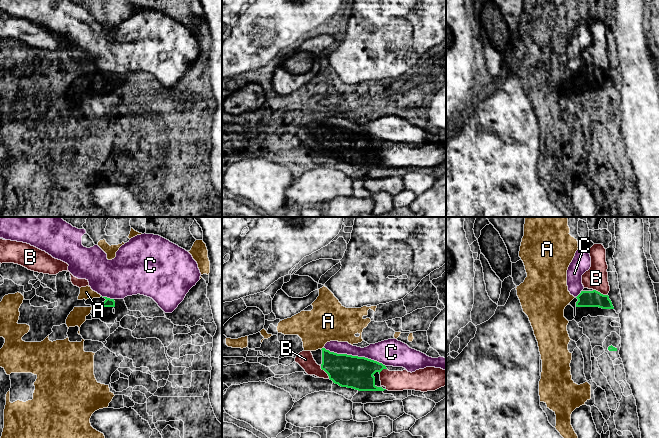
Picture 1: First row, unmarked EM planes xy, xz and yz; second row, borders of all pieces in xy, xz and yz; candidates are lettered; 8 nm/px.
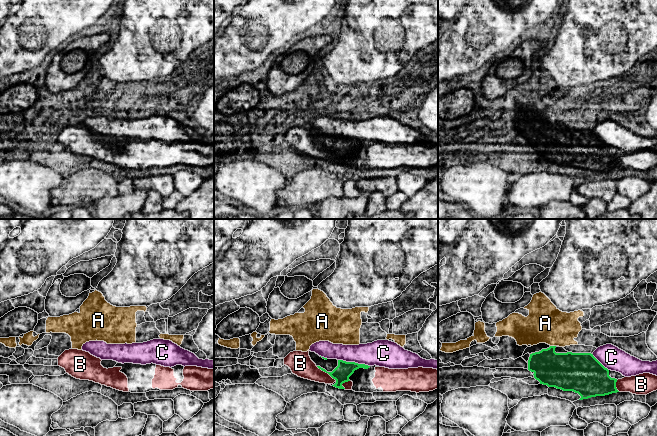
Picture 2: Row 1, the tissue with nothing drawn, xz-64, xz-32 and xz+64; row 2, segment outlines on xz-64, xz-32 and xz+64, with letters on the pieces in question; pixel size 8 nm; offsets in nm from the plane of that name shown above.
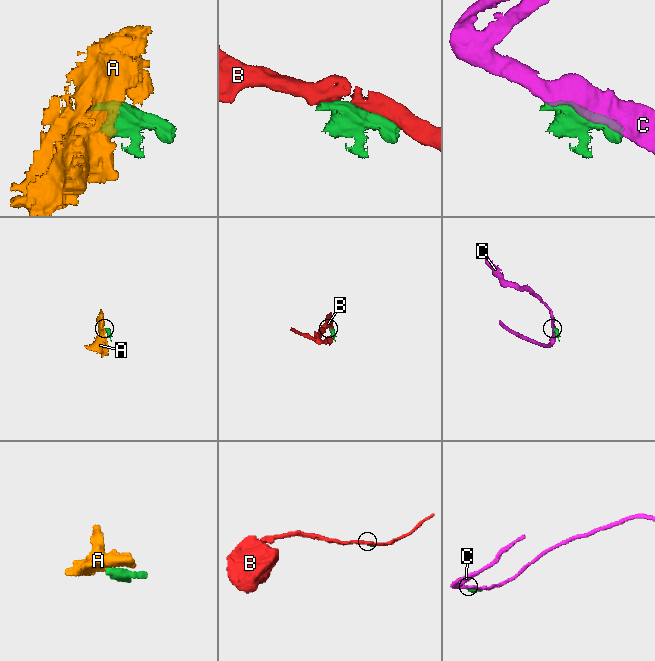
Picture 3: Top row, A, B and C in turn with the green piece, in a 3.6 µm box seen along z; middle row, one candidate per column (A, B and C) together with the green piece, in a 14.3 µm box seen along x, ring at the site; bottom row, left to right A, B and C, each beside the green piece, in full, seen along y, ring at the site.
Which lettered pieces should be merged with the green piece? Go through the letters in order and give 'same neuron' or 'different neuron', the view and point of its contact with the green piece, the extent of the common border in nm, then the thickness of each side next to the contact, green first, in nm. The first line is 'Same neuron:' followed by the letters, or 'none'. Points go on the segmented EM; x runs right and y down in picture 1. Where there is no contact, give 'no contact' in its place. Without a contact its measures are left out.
Same neuron: A
A: same neuron | xz (322, 348) | 30 nm | 260/320 nm
B: different neuron | yz (599, 292) | 130 nm | 130/190 nm
C: different neuron | xz (355, 356) | 500 nm | 260/190 nm

